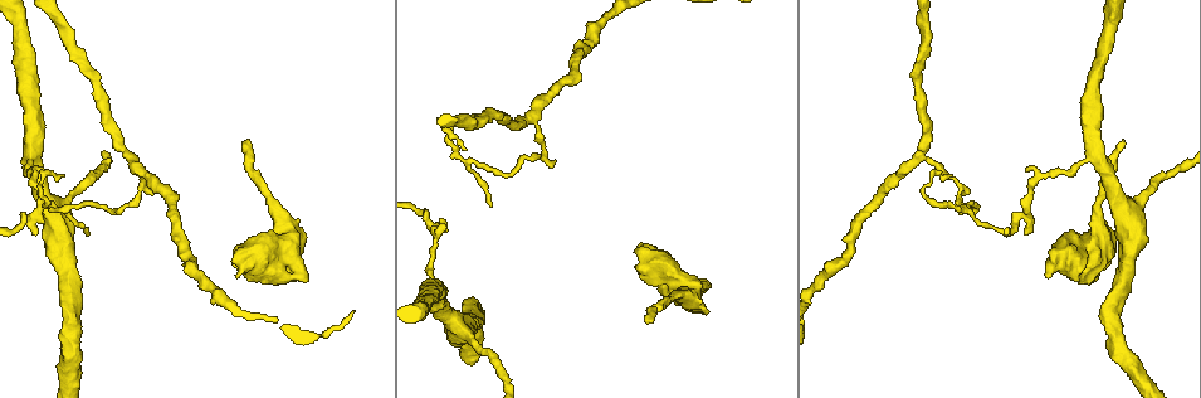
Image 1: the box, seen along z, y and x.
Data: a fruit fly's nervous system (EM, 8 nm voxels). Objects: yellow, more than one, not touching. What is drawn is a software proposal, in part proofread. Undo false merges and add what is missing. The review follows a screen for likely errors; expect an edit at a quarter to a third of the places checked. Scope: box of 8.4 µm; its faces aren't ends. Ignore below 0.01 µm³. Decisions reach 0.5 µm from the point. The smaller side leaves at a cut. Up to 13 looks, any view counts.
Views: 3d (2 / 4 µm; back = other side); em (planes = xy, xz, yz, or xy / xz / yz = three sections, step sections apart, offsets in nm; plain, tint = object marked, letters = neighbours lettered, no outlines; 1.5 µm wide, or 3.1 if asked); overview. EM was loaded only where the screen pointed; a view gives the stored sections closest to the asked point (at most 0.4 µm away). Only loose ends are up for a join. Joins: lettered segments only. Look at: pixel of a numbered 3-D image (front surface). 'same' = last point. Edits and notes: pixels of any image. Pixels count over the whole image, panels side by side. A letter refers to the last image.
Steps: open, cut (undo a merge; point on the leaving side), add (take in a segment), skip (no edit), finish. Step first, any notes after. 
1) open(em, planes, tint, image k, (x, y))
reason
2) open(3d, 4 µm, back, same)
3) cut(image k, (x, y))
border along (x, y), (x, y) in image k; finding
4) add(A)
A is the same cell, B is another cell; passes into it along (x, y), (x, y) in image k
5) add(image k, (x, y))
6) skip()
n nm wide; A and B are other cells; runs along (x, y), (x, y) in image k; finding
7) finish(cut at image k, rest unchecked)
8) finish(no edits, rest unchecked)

open(em, xz, step 8, letters, image 1, (1023, 203))

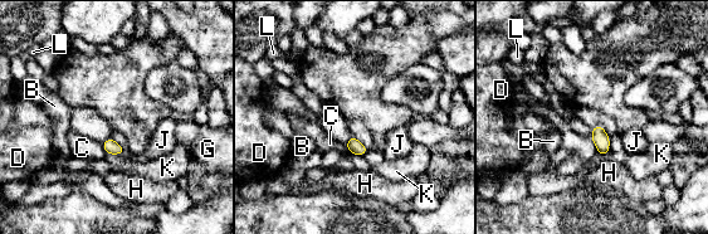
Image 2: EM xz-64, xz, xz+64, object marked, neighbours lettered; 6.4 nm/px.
open(em, planes, letters, same)

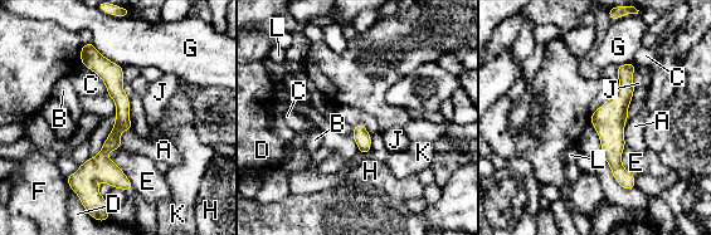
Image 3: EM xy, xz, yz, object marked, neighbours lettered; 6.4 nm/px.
skip()
A, B, C, D, E, F, G, H, J, K and L are other cells; continuous, no second neuron

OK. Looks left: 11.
open(em, xz, step 4, tint, image 1, (32, 155))
a fork

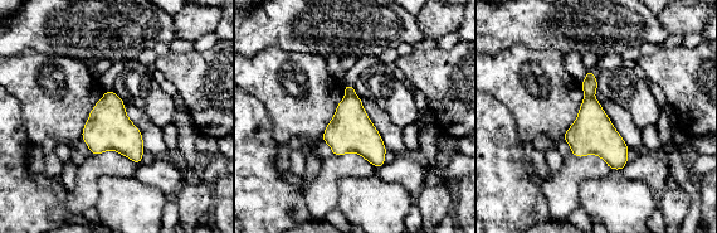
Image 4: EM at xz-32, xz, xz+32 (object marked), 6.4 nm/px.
open(em, planes, letters, same)

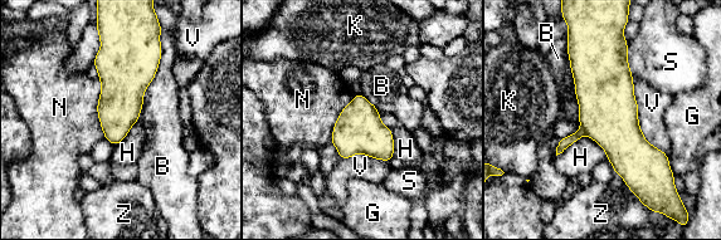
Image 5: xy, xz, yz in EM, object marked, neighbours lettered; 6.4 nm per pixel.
cut(image 5, (565, 142))
B, G, H, K, N, S, V and Z are other cells; border along (580, 128), (585, 133) in image 5; a second neuron is stuck on

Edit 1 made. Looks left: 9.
open(overview)

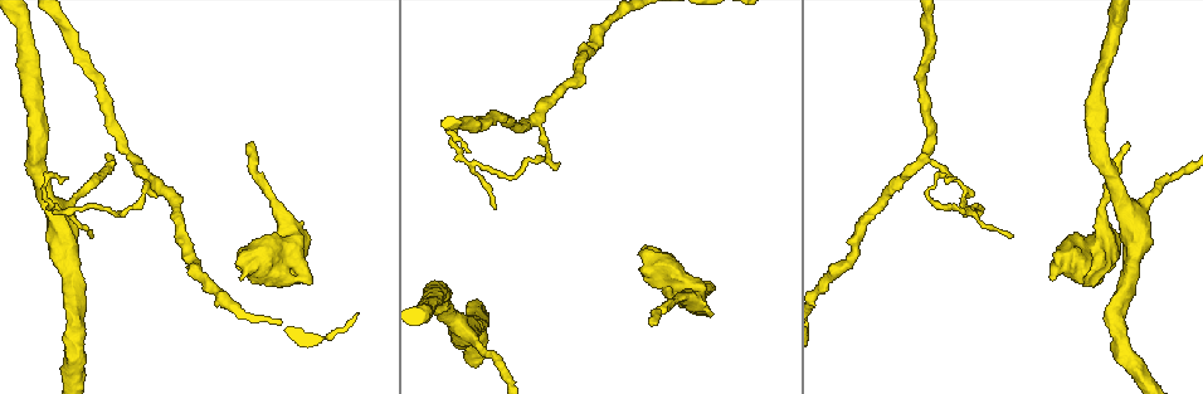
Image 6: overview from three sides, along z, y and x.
open(3d, 4 µm, image 6, (252, 145))
branch stops here

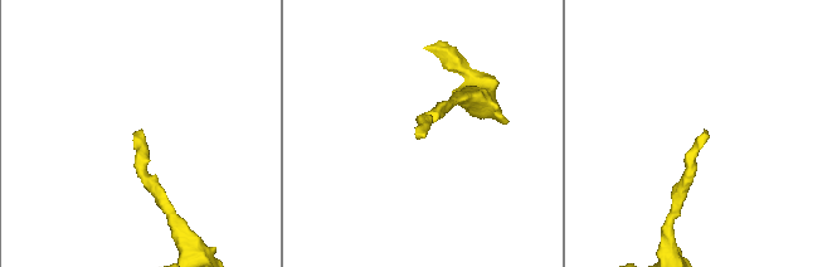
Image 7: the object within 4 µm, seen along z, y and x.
open(em, xy, step 4, tint, image 7, (423, 135))
shape alone is not enough

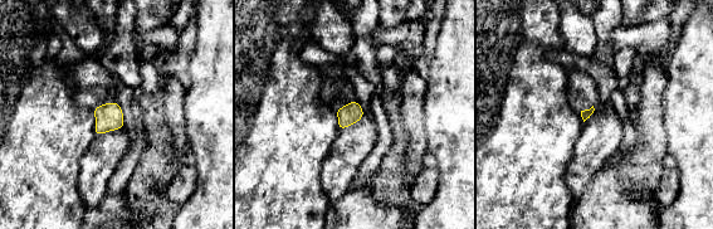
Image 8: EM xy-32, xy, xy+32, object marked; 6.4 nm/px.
open(em, xz, step 4, letters, same)

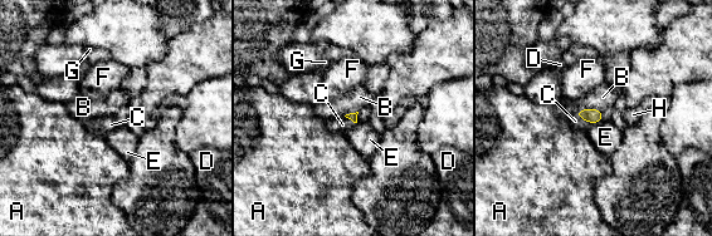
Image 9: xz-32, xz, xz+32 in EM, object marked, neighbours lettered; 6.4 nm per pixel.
add(C)
C is the same cell, A, B, D, E, F, G and H are other cells; passes into it along (593, 116), (583, 118), (576, 122) in image 9; the neuron continues

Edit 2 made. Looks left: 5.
open(em, planes, letters, image 6, (511, 175))
abrupt turn

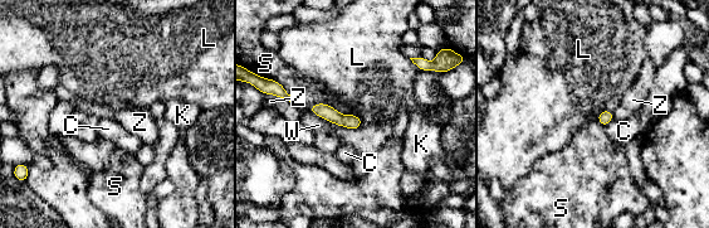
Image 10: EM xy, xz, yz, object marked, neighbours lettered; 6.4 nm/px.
skip()
C, K, L, S, W and Z are other cells; runs along (314, 108), (357, 124) in image 10; continuous, no second neuron

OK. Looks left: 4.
finish(cut at image 5, add at image 9, rest unchecked)

